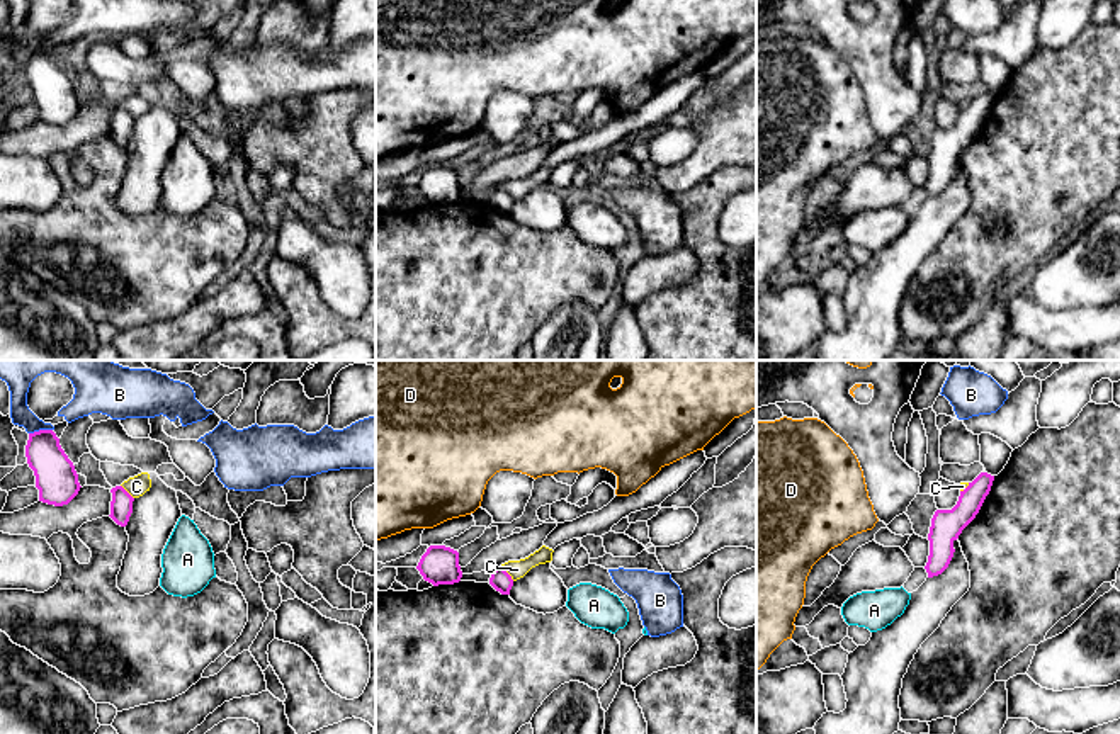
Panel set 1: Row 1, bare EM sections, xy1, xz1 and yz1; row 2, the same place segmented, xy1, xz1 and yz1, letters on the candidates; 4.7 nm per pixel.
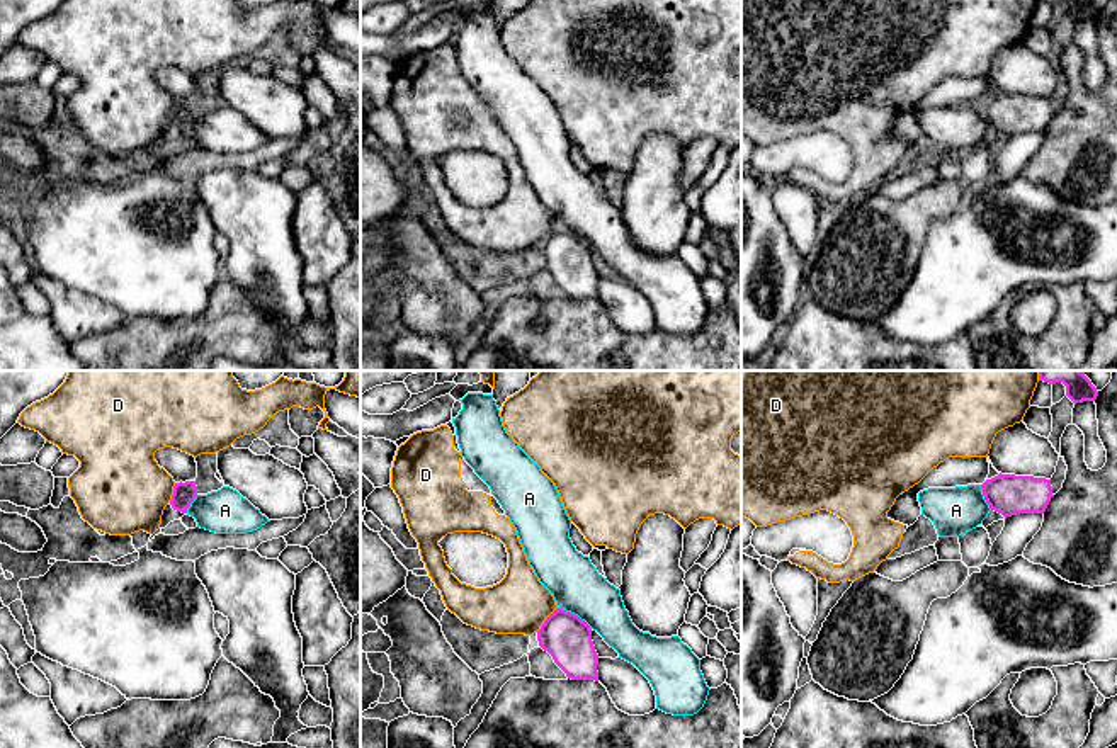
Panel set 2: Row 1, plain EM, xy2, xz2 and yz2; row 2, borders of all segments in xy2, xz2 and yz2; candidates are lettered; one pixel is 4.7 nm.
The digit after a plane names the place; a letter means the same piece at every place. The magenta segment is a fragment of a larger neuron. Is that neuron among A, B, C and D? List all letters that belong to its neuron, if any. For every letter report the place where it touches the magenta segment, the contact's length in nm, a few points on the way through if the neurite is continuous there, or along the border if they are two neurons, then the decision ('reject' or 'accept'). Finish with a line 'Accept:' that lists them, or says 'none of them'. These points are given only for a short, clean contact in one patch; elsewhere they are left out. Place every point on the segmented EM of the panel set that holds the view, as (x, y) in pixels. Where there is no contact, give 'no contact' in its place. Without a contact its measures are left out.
A: meets magenta in xz2 at (573, 614); contact 190 nm long; border along xz2 (558, 607), (577, 614), (590, 629); reject
B: meets magenta in xy1 at (39, 430); contact 110 nm long; border along xy1 (51, 429), (29, 434); reject
C: meets magenta in xz1 at (507, 573); contact 100 nm long; border along xz1 (500, 566), (514, 580); reject
D: meets magenta in xz2 at (546, 619); contact 160 nm long; reject
Accept: none of them

